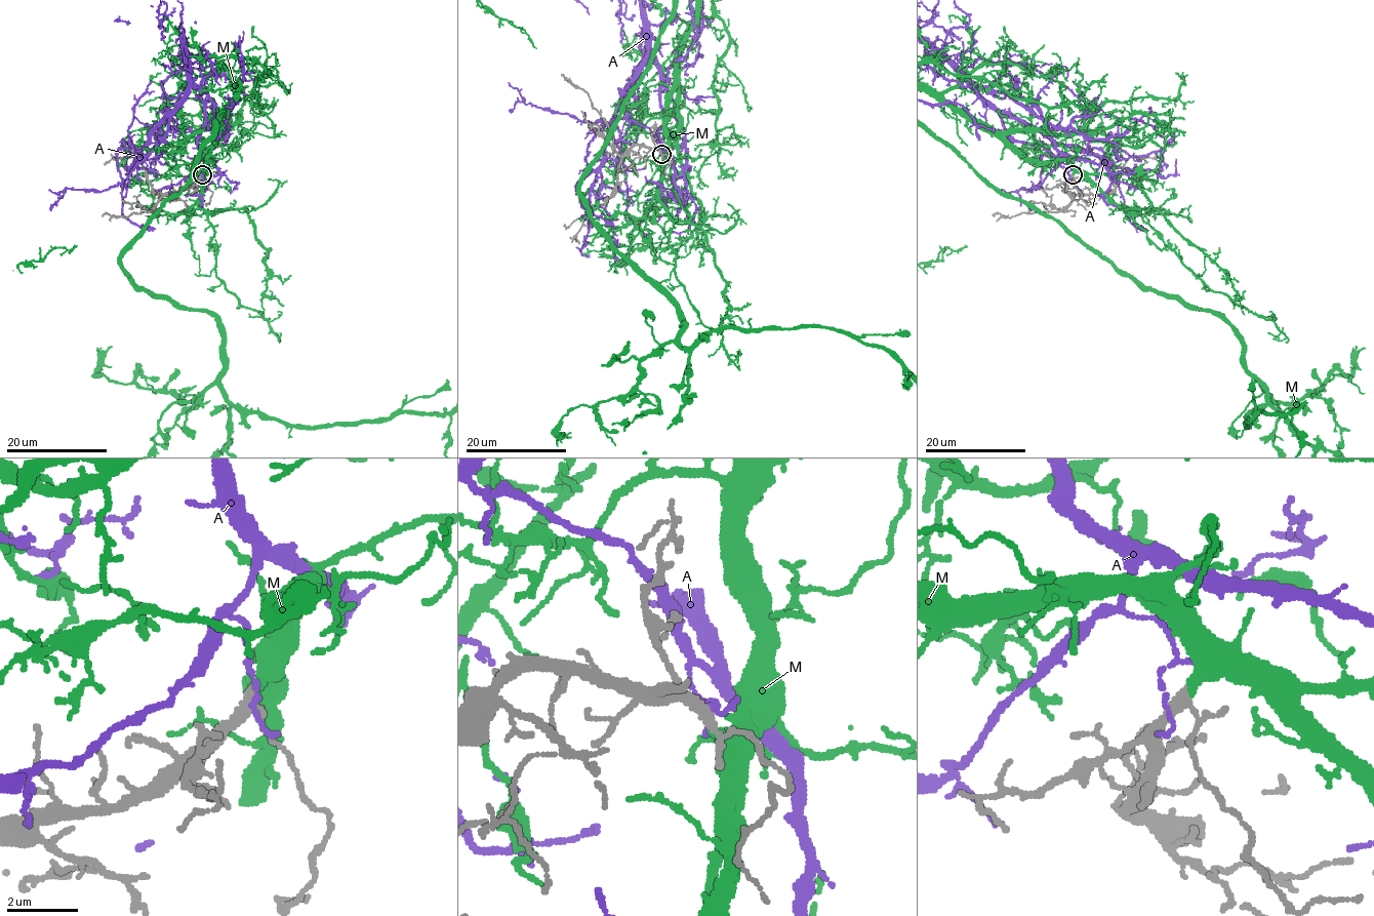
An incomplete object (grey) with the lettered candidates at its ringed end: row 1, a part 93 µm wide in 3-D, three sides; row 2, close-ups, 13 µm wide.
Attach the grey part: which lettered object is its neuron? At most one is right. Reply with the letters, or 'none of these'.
M

